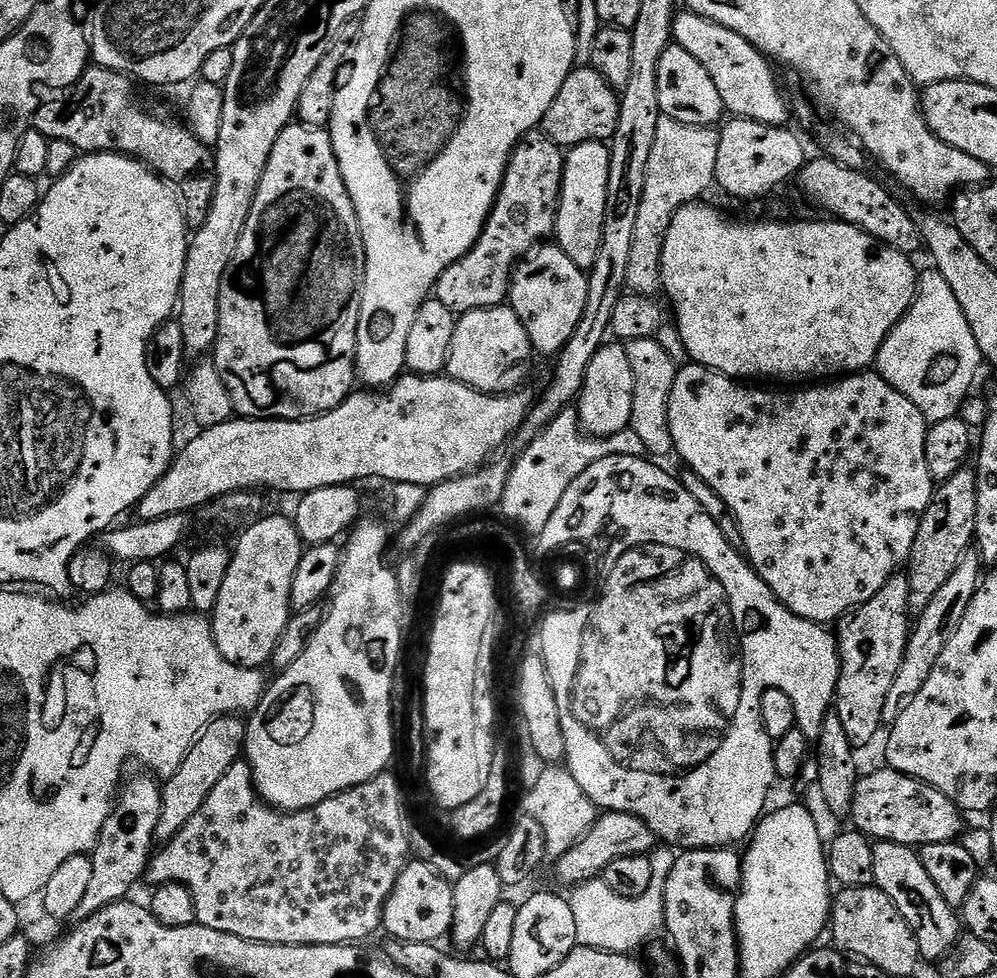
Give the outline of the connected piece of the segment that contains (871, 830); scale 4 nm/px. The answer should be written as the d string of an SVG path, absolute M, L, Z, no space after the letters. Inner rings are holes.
M881 766L877 772L872 772L869 776L861 775L856 781L850 820L851 823L856 823L853 824L855 831L864 833L873 841L898 842L902 846L917 850L934 842L956 842L963 837L966 831L963 818L965 819L962 809L953 800L946 798L946 794L942 794L942 790L934 790L934 786L910 778L901 772L895 772L890 767Z

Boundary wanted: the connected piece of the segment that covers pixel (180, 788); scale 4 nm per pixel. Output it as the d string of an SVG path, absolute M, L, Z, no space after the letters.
M236 714L217 716L205 726L204 733L194 742L194 746L190 746L180 769L169 780L163 781L162 810L156 827L157 845L170 843L174 834L178 834L178 830L182 830L182 826L186 826L186 822L190 822L190 818L202 810L202 802L210 798L210 790L214 790L214 786L222 782L226 770L230 770L230 766L244 756L245 735L245 721Z

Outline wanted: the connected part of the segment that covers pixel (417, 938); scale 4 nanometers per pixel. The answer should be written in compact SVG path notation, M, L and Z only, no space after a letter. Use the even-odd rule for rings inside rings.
M416 858L404 865L402 874L398 874L398 882L394 882L394 890L384 907L383 931L389 932L392 940L400 940L404 944L426 942L436 944L447 937L452 930L454 920L453 885L445 880L439 872L435 872L431 864Z

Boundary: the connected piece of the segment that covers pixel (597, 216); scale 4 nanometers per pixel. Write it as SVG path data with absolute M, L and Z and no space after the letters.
M599 140L582 142L578 146L567 149L564 157L564 173L560 179L560 200L556 204L555 243L564 251L566 258L574 262L574 266L585 270L594 266L594 258L598 258L598 246L602 246L602 226L604 225L604 207L606 198L604 190L606 177L610 174L610 158L612 149L607 143Z

